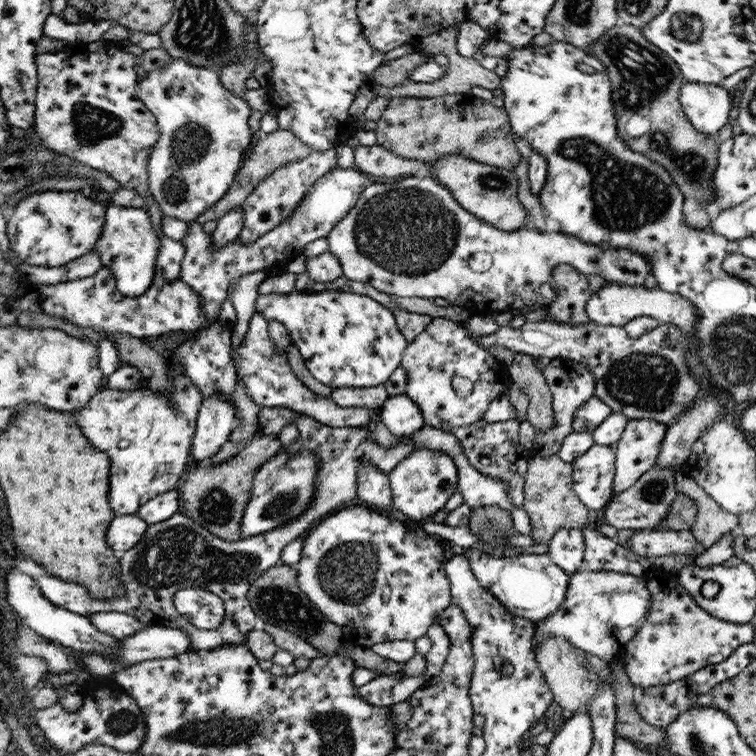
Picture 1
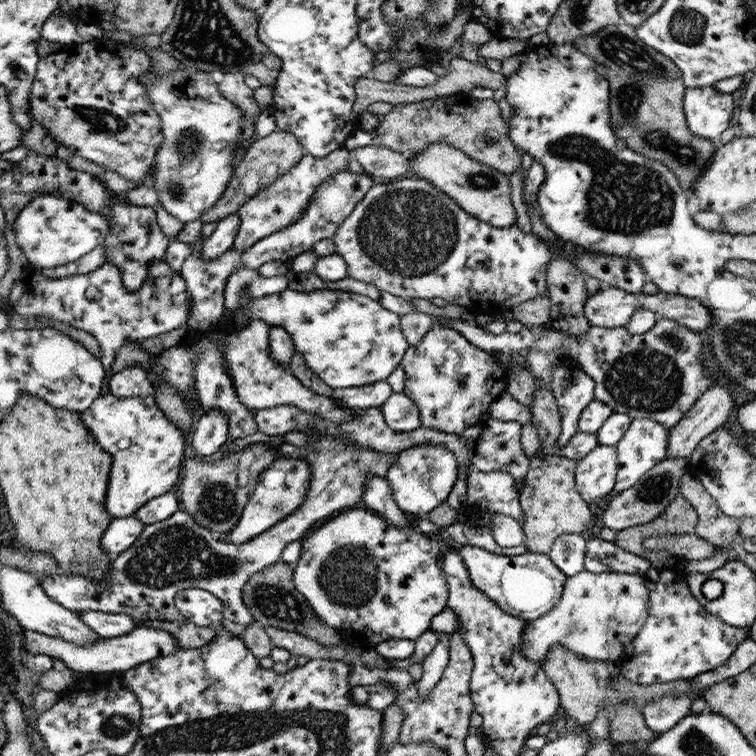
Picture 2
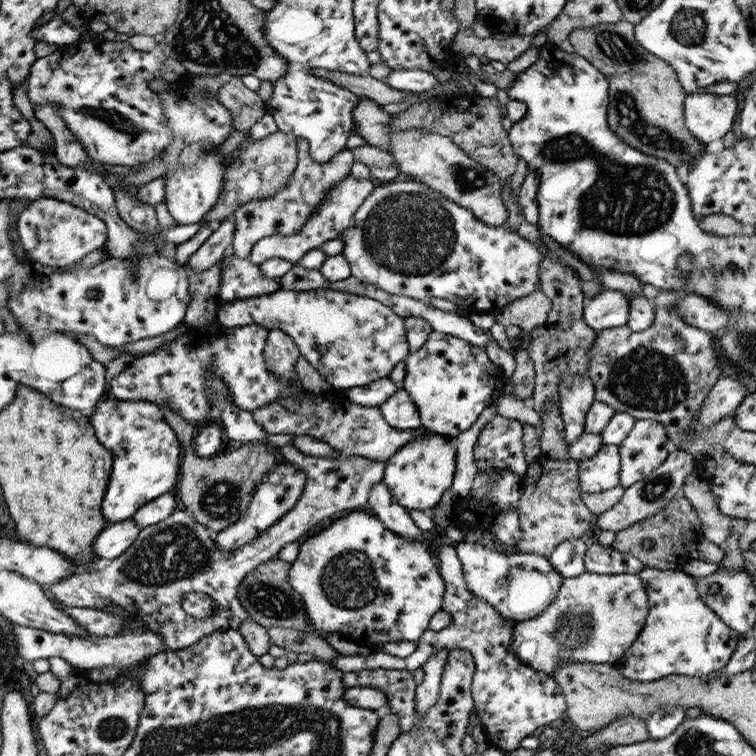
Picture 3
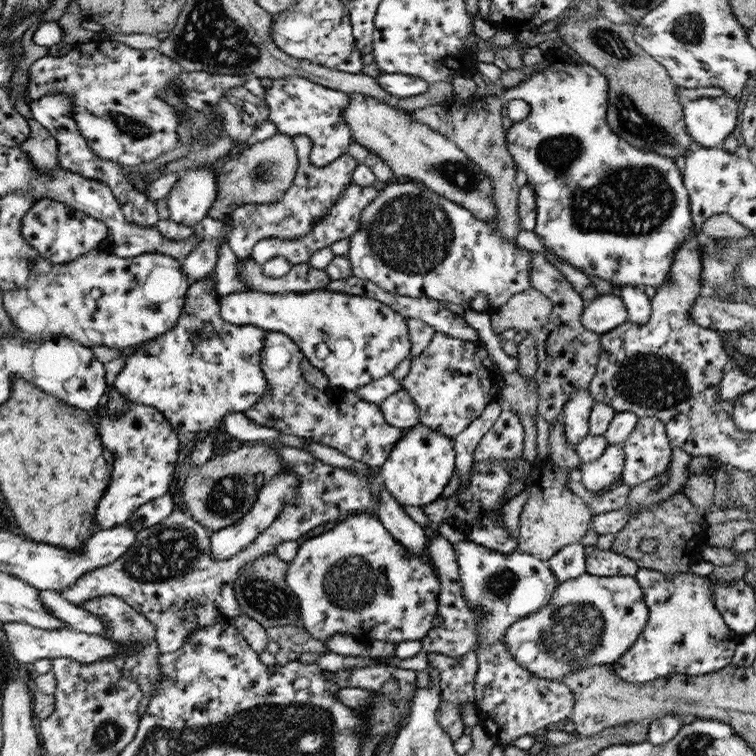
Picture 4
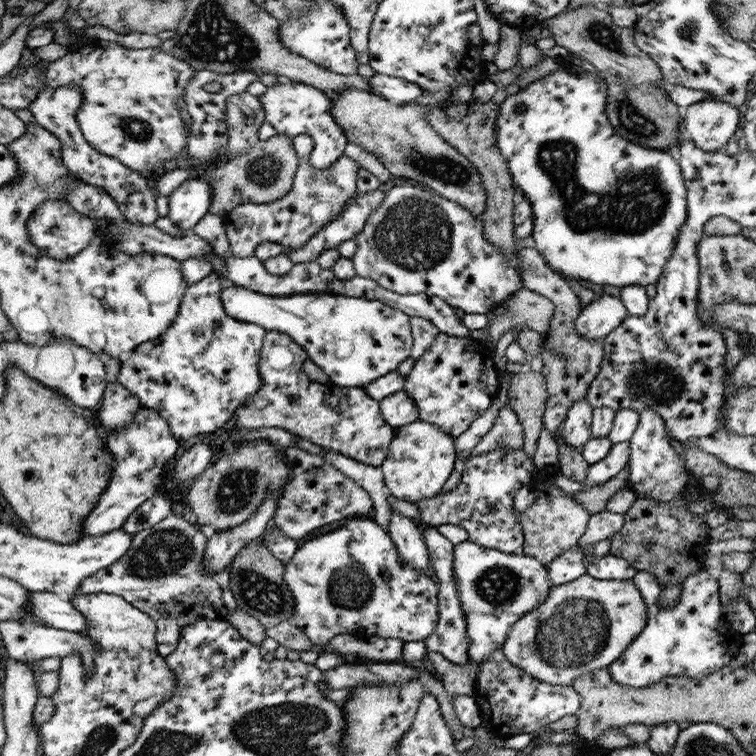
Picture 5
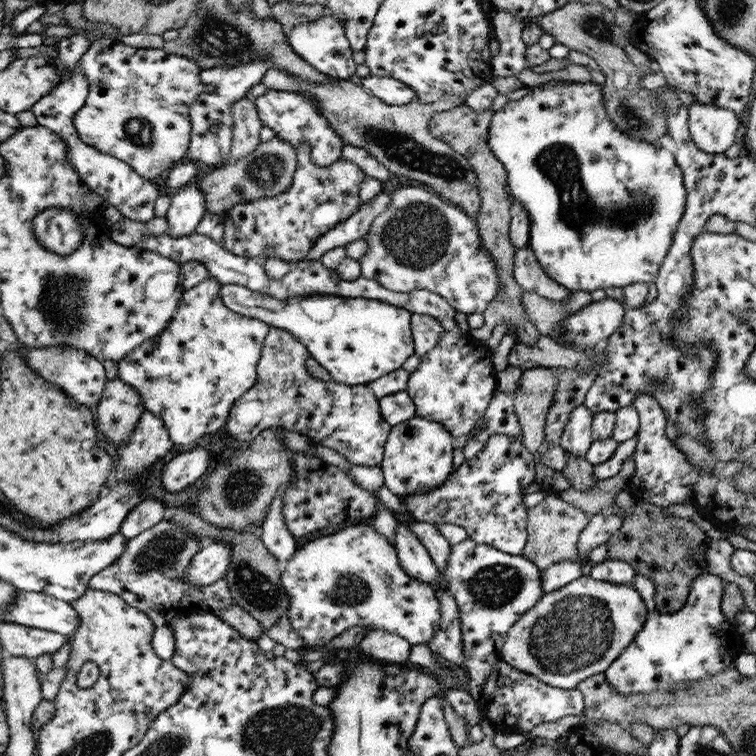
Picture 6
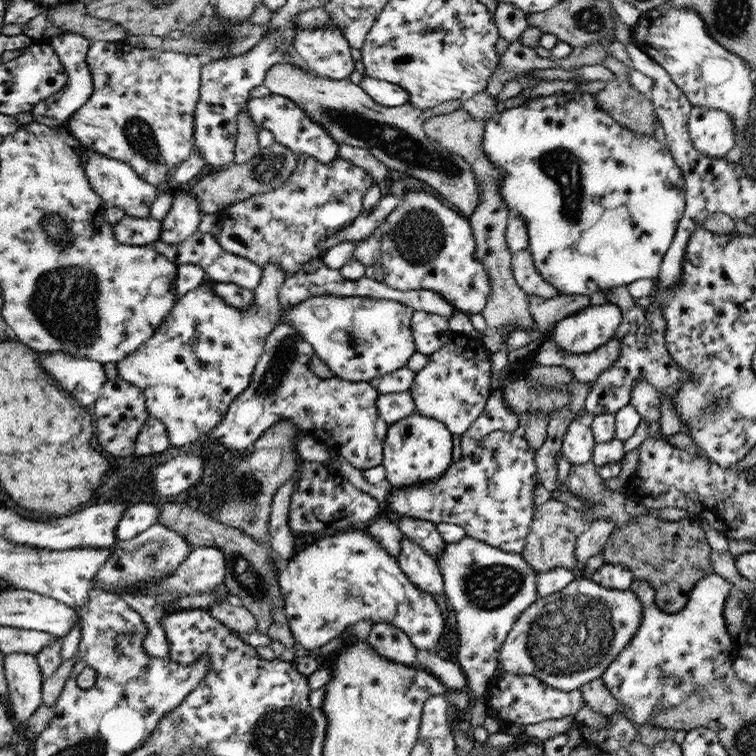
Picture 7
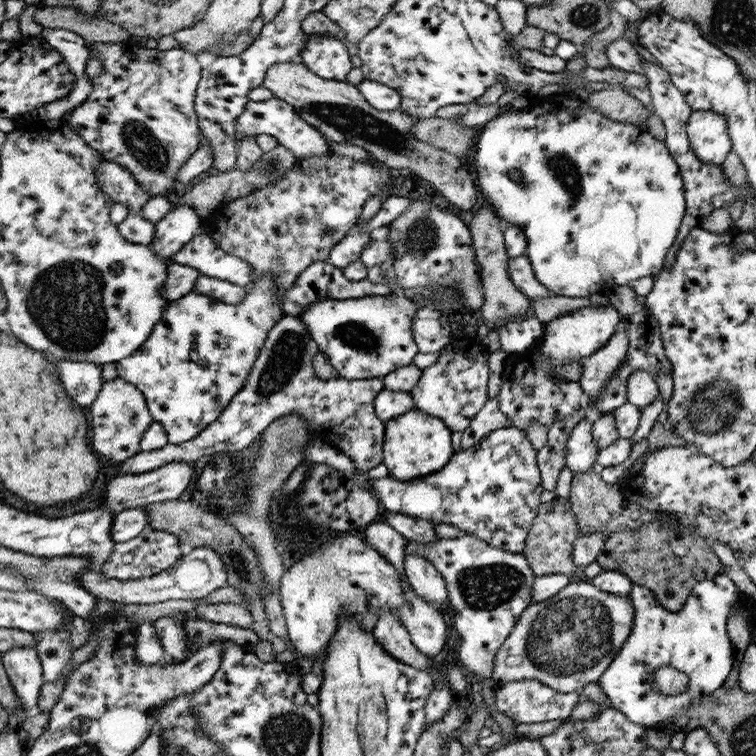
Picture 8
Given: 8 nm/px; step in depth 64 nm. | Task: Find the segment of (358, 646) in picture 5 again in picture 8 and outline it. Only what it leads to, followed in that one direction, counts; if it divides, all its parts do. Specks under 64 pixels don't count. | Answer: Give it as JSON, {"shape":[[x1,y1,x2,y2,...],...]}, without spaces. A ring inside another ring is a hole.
{"shape":[[388,611,379,616,375,627,371,631,373,632,373,637,384,647,384,650,387,650,396,660,433,675,433,689,428,695,427,703,425,704,426,730,433,722,440,720,442,715,446,714,446,711,450,708,451,702,458,696,458,694,448,686,436,663,414,646,410,633,406,630,404,623,401,622,402,619,396,611]]}

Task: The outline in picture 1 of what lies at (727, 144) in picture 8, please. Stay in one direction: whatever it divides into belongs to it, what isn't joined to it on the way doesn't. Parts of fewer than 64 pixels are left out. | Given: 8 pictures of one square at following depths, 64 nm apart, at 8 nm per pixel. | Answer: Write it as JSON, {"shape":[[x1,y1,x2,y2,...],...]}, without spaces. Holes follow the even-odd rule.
{"shape":[[684,81,679,101,698,132,718,136,719,130,728,124,731,95,720,85]]}

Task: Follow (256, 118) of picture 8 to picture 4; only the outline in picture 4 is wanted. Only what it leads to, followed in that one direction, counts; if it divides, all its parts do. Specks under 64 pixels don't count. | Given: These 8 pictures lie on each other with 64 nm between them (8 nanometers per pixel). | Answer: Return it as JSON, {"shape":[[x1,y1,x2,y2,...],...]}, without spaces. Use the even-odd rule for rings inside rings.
{"shape":[[288,76,282,79,274,79,272,86,264,92,262,97,265,99,269,110,269,119,276,125,278,133,291,137,304,135,310,138,312,142,310,154,312,164,320,167,326,166,347,152,353,138,350,127,343,119,343,110,348,106,349,93,320,86,319,83,301,76]]}

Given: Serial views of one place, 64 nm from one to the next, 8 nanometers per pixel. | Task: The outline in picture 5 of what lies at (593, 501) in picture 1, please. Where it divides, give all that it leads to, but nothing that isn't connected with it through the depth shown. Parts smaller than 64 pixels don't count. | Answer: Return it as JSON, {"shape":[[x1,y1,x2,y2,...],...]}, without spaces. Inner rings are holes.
{"shape":[[628,441,613,444,606,458,588,467,587,488,614,478,627,465,630,456,629,450,630,443]]}

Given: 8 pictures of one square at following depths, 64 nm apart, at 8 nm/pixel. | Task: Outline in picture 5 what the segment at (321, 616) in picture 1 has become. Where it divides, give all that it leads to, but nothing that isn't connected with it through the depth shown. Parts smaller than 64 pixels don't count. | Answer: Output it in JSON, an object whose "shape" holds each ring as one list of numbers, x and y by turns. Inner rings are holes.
{"shape":[[261,539,252,540,246,548,231,562,231,590,238,600,238,609,259,620,265,629,279,625,282,621,291,621,295,610,295,597,286,583,286,567,266,546]]}

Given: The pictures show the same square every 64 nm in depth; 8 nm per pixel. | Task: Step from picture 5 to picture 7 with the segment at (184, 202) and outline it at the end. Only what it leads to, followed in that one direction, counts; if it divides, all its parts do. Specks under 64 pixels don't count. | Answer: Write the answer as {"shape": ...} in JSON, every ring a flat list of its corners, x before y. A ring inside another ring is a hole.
{"shape":[[174,189,174,199,168,214,161,220,159,238,166,244,180,244,199,231,203,217,199,202,188,189]]}

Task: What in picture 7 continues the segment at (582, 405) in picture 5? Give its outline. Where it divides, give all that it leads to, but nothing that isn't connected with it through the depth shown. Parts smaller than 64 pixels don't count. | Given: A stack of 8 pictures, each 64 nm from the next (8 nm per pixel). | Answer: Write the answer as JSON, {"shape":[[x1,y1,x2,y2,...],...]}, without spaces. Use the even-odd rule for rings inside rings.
{"shape":[[586,412,580,413,569,425,563,438,562,452,572,465,591,461,596,441,591,424,593,420]]}

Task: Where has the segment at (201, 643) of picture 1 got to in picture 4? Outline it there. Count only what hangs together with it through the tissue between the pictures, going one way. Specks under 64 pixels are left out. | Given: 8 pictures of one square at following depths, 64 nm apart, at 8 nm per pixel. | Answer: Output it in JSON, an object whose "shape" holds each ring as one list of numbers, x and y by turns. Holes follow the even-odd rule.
{"shape":[[280,446,280,454,284,457,286,469,295,472,299,478,299,486,295,499,288,503,279,517,265,530,255,542,252,542,246,549,228,560,216,560,211,553,211,540,206,535,205,526,196,522,196,519,187,517,182,511,174,511,168,517,144,530,137,531,135,545,131,547,119,560,111,562,103,568,91,570,83,574,72,586,59,592,65,599,68,599,76,606,82,606,83,602,94,597,105,597,114,595,124,599,130,606,146,615,156,626,157,636,155,637,161,654,173,653,178,650,189,637,189,634,198,627,210,626,227,622,233,624,233,620,242,613,239,601,235,598,234,584,243,568,249,565,255,558,272,552,276,546,284,542,302,541,306,532,324,526,326,522,342,522,349,516,364,512,372,512,373,498,369,484,375,478,376,467,369,466,365,474,353,472,351,468,340,468,332,466,331,463,324,463,316,459,306,449,292,446]]}

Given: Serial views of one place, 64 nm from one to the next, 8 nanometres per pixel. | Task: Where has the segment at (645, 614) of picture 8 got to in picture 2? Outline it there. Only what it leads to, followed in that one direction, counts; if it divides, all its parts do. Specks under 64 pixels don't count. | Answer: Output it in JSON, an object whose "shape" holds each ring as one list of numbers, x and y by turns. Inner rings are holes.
{"shape":[[650,567,646,572,641,574,641,577,645,580,645,585,649,592,648,616,640,632,636,635,636,638,624,649,622,656,614,661,615,665,622,671,622,674,633,683,637,685,653,685,676,679,692,679,703,672,708,672,709,670,718,668,718,666,722,666,733,655,736,647,744,639,750,638,750,627,736,628,735,626,730,626,728,623,722,622,716,615,710,614,710,612,696,600,696,597,688,586,684,572,678,572,670,568,657,569,656,567]]}

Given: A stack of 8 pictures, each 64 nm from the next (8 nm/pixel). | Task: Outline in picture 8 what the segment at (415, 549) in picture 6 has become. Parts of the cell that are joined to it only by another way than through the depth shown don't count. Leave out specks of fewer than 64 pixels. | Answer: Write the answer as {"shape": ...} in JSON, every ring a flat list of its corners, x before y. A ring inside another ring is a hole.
{"shape":[[406,552,404,572,405,580,411,584,413,591,420,598,438,608,441,608,442,604,448,604,449,596,445,580,429,560,418,554]]}

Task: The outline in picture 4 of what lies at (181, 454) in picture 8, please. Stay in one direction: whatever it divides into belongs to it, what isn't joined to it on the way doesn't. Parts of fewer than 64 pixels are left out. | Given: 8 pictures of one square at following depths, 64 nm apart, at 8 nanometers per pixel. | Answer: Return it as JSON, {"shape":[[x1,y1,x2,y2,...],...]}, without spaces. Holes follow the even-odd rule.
{"shape":[[268,331,262,350,261,369,266,375,268,394,241,414,258,426,274,428,281,434,293,434,339,450,354,460,376,468,388,458,392,447,404,436,405,429,388,424,382,410,372,402,364,402,352,390,332,386,332,396,325,389,312,386,301,373,299,364,304,353,286,334]]}

